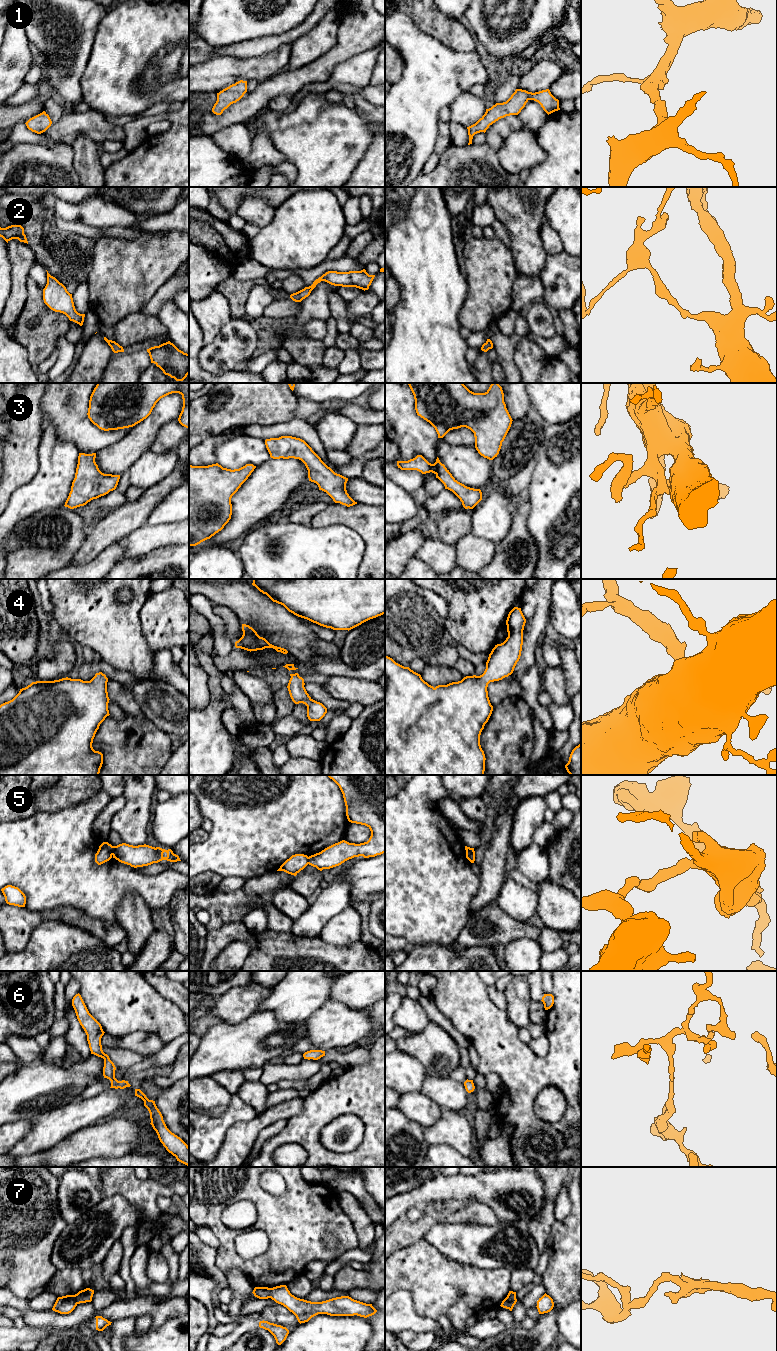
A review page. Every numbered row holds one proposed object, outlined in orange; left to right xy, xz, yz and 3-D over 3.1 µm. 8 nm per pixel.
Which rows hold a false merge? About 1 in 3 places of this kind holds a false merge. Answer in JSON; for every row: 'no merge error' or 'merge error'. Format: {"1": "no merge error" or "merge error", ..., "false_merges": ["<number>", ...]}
{"1": "no merge error", "2": "no merge error", "3": "no merge error", "4": "no merge error", "5": "merge error", "6": "no merge error", "7": "merge error", "false_merges": ["5", "7"]}

